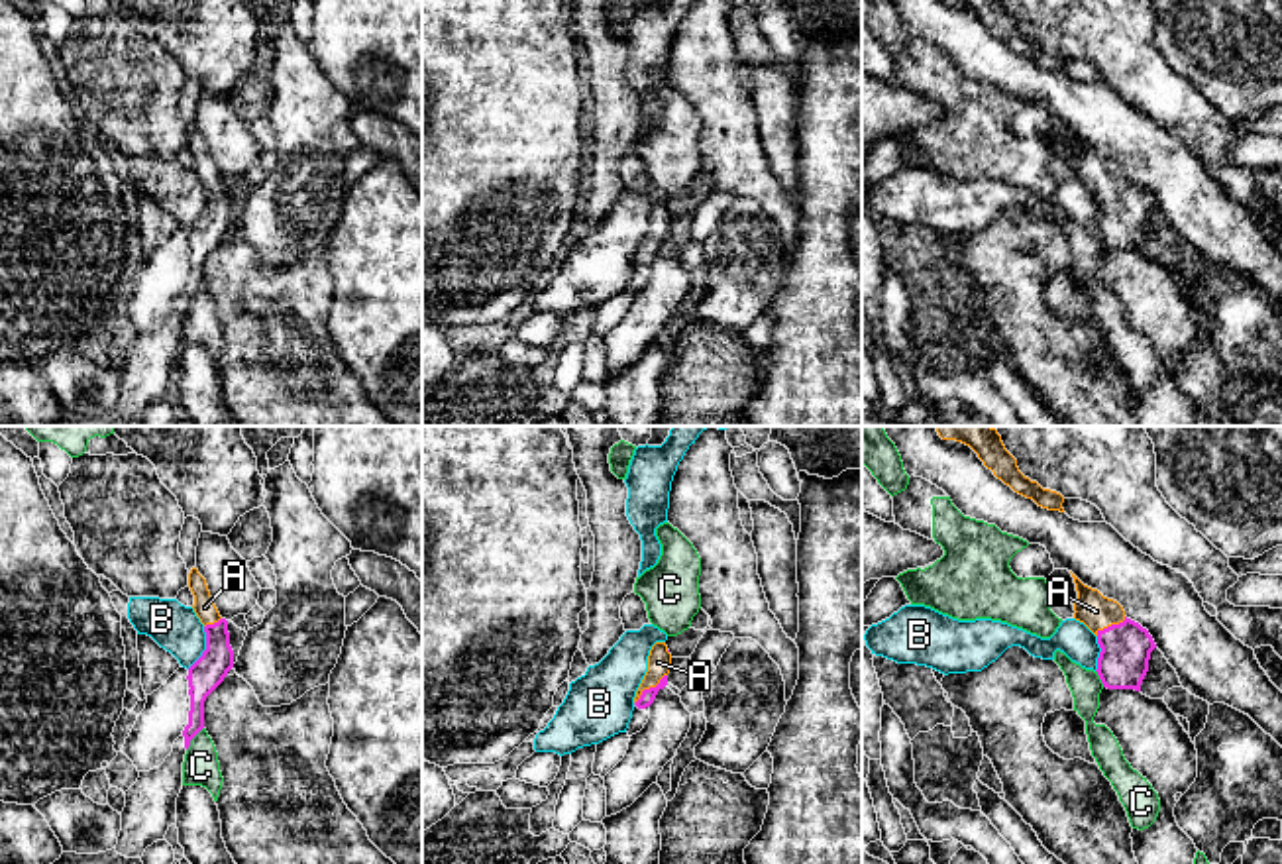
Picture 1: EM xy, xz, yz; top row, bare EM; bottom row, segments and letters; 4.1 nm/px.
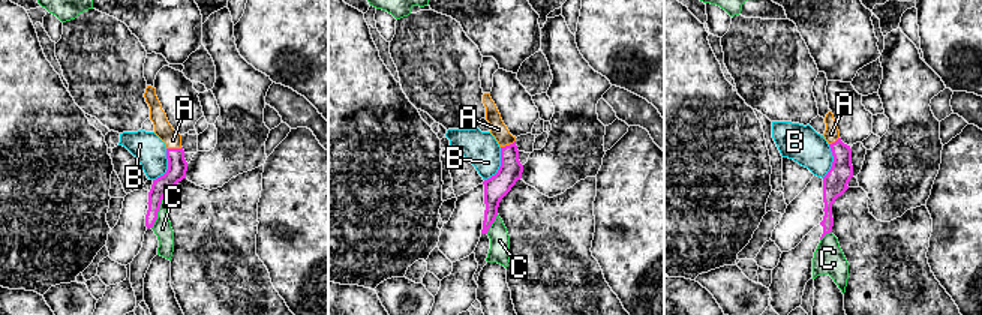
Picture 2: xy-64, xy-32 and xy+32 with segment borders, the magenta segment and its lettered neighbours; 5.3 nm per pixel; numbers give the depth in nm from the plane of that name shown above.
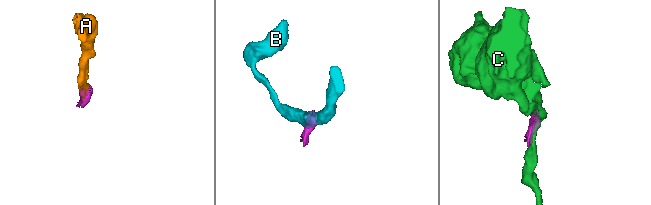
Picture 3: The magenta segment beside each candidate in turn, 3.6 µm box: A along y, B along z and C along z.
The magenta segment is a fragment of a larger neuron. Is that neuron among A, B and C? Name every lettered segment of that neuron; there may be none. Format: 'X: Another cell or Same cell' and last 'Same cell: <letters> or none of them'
A: Same cell
B: Another cell
C: Another cell
Same cell: A

